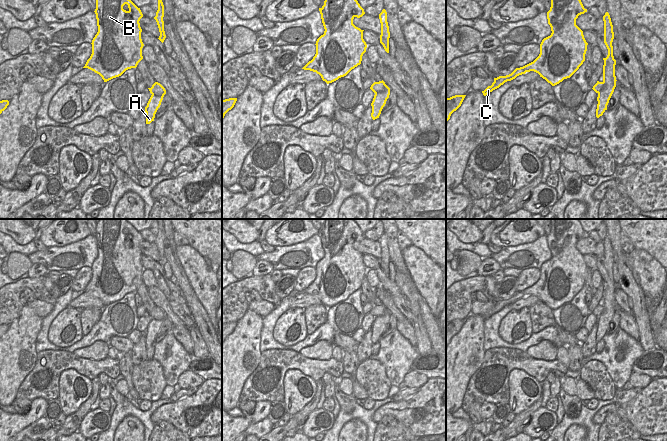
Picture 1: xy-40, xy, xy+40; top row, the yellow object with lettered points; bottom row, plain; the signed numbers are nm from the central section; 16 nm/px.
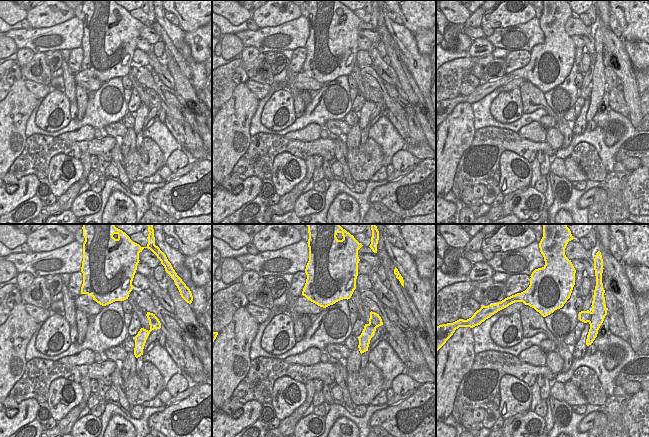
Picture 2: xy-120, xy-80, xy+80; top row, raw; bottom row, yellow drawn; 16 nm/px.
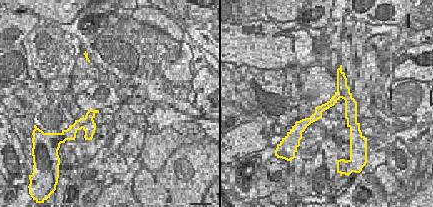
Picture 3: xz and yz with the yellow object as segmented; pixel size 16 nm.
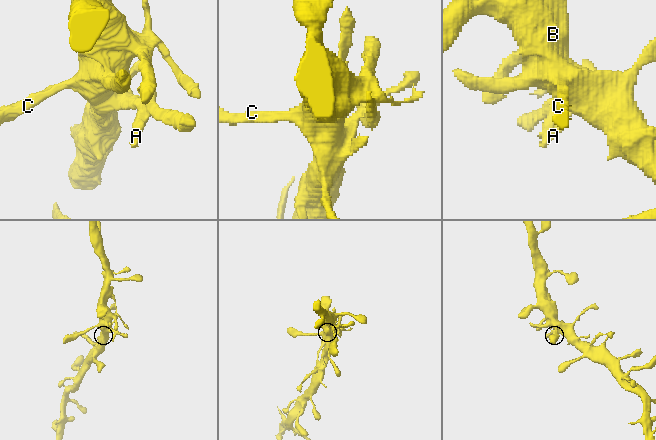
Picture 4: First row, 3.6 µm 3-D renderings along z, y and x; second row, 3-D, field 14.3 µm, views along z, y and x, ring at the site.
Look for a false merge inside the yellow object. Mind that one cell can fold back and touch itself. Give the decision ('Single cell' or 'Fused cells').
Fused cells.

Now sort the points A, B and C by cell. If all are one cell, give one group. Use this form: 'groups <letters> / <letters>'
groups A / B C

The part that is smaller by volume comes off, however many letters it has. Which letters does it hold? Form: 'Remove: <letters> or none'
Remove: A

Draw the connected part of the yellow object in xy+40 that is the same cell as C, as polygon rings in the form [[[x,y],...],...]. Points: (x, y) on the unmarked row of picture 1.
[[[551,219],[547,243],[552,257],[542,264],[539,280],[509,299],[494,302],[492,309],[482,315],[483,319],[530,295],[538,297],[552,310],[570,302],[585,285],[588,267],[576,249],[578,240],[585,236],[587,233],[577,219]]]

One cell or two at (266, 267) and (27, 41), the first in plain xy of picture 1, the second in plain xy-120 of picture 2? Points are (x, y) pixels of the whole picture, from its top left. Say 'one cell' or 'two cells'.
two cells

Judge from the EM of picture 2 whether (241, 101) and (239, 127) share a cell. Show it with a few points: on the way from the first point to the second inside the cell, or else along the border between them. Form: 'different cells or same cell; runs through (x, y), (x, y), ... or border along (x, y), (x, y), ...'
same cell; runs through (241, 107), (239, 109), (239, 121)

